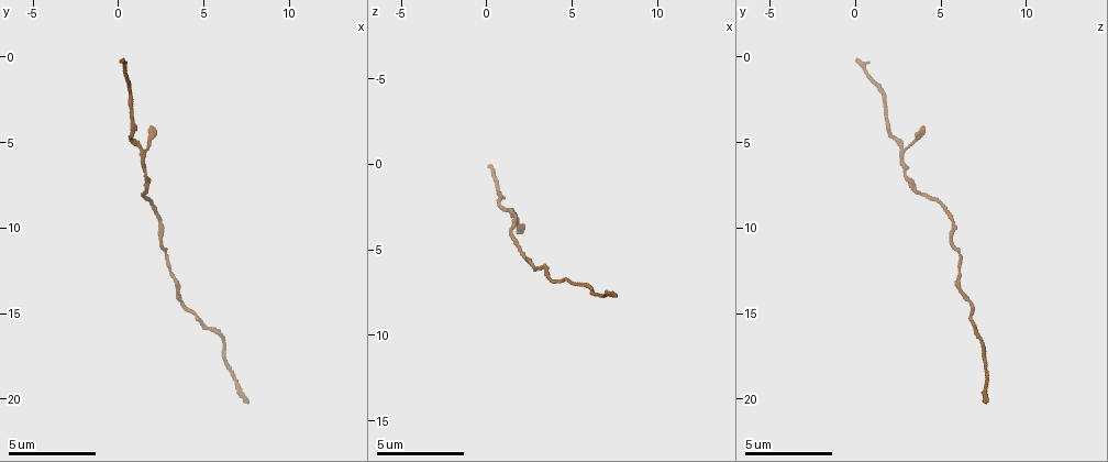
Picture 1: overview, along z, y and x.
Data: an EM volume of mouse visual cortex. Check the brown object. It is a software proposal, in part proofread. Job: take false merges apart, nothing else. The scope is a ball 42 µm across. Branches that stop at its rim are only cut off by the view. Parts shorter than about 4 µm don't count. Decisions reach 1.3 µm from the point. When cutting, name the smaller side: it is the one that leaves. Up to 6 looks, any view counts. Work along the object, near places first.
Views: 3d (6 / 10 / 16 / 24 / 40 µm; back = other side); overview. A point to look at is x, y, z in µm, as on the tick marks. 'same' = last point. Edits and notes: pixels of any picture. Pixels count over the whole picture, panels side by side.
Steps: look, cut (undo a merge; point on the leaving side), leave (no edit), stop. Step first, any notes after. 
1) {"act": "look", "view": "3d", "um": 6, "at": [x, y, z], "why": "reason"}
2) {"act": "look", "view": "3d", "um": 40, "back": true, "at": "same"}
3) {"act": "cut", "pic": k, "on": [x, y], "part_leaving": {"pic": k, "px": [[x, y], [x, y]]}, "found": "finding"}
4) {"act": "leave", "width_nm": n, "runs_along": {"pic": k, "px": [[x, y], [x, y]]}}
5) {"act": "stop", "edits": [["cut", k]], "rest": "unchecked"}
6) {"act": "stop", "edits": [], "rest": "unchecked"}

{"act": "look", "view": "3d", "um": 10, "at": [0.9, 4.6, 2.2], "why": "calibre changes"}

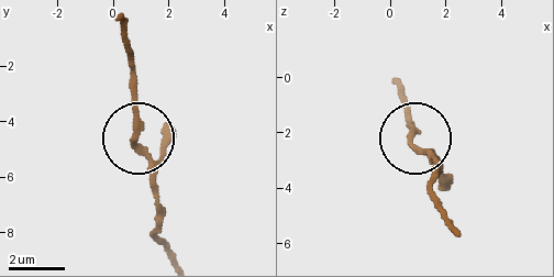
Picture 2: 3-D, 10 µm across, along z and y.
{"act": "leave", "width_nm": 200, "found": "continuous, no second neuron"}

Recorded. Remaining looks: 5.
{"act": "look", "view": "3d", "um": 6, "at": [3.2, 12.9, 6.1], "why": "sudden change in width"}

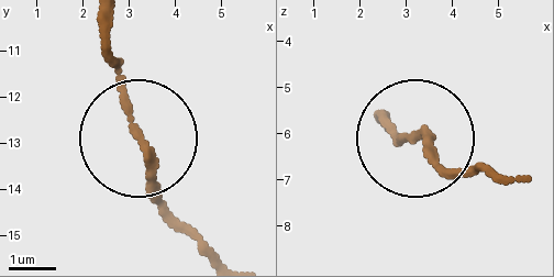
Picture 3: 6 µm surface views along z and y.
{"act": "leave", "found": "one neuron here"}

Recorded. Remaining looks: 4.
{"act": "look", "view": "3d", "um": 10, "at": [1.5, 8.3, 4.4], "why": "thick turns thin"}

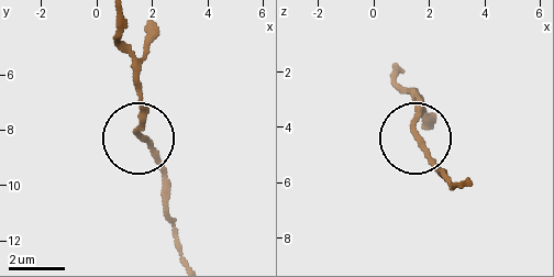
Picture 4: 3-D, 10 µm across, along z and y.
{"act": "leave", "runs_along": {"pic": 4, "px": [[167, 186], [165, 167], [139, 136], [139, 91]]}, "found": "one neuron here"}

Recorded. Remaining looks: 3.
{"act": "stop", "edits": [], "rest": "unchecked"}

